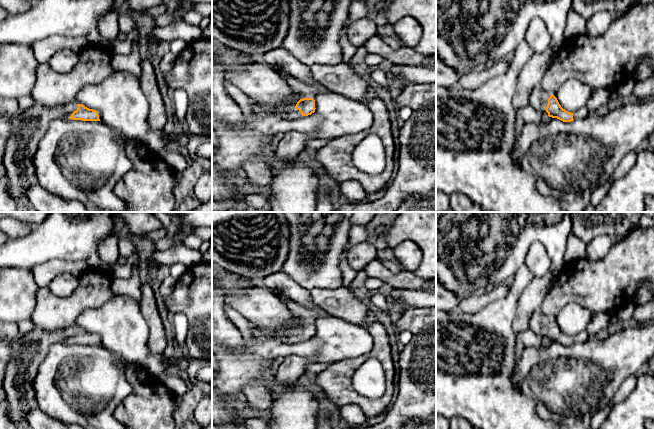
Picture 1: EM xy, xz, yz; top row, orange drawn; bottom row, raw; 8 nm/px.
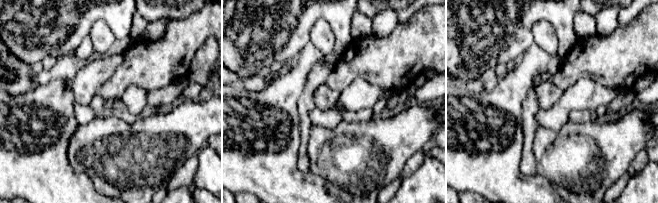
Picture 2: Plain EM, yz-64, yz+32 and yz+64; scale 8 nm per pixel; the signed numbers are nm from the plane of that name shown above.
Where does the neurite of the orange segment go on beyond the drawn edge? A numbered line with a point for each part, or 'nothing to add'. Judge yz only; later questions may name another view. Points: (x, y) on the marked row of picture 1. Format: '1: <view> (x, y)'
1: yz (581, 113)

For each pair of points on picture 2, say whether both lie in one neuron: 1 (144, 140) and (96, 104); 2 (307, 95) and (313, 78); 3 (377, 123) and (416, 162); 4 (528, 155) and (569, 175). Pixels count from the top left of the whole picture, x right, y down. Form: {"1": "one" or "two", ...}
{"1": "two", "2": "one", "3": "two", "4": "two"}

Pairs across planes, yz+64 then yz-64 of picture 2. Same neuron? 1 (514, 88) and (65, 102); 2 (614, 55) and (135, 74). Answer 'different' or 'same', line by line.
1: same
2: same

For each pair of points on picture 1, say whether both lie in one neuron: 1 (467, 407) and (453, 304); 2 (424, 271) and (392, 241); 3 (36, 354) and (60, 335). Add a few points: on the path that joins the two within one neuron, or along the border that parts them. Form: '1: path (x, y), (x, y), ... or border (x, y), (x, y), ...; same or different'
1: border (458, 309), (446, 311); different
2: path (425, 257), (425, 246), (414, 235), (406, 235); same
3: path (41, 348), (54, 337); same

